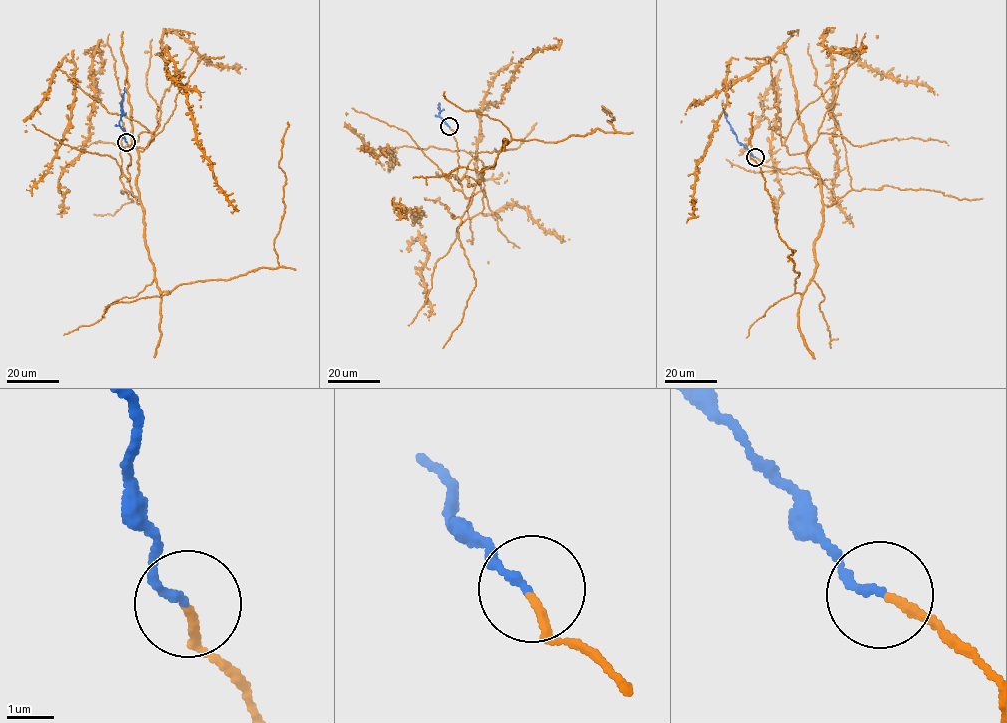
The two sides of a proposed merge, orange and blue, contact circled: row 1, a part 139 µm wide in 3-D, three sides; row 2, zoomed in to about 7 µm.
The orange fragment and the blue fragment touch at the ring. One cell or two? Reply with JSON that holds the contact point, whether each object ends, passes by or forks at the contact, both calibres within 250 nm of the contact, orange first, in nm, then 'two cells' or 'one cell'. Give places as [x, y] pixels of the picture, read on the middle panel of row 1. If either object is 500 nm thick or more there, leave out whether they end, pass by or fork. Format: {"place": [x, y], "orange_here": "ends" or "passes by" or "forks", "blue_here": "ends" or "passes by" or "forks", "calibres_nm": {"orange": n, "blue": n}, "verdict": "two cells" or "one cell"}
{"place": [449, 126], "orange_here": "ends", "blue_here": "ends", "calibres_nm": {"orange": 170, "blue": 170}, "verdict": "one cell"}

